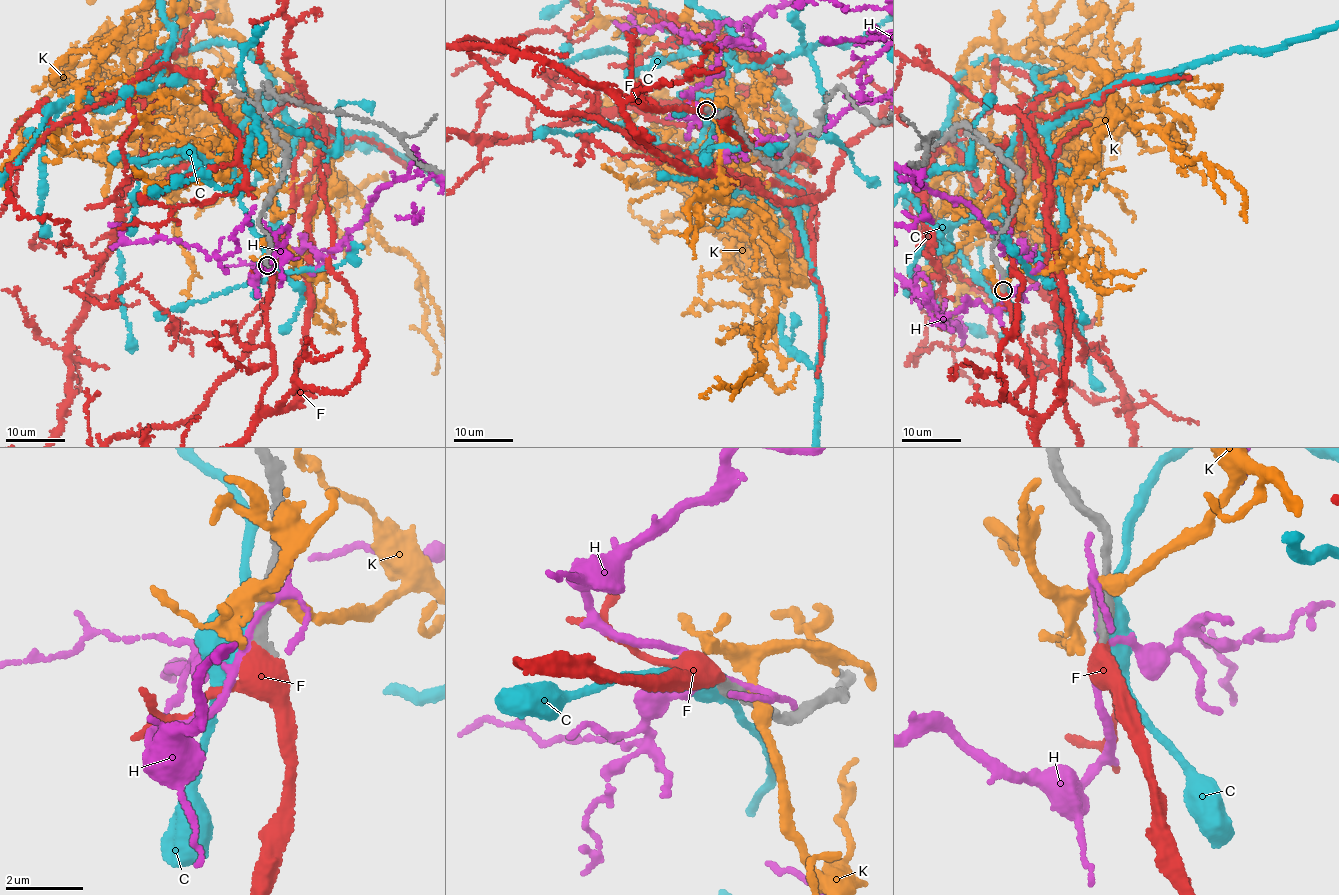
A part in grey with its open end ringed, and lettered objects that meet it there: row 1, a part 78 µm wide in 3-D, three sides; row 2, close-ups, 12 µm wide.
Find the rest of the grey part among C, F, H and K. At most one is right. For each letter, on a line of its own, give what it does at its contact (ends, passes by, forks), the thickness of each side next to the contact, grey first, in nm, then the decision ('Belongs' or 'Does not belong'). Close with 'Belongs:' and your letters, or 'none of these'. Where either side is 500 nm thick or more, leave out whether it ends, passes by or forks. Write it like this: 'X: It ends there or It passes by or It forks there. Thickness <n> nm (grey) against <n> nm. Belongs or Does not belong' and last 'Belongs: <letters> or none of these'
C: Thickness 400 nm (grey) against 500 nm. Does not belong
F: Thickness 360 nm (grey) against 600 nm. Belongs
H: It forks there. Thickness 400 nm (grey) against 140 nm. Does not belong
K: It passes by. Thickness 280 nm (grey) against 300 nm. Does not belong
Belongs: F

